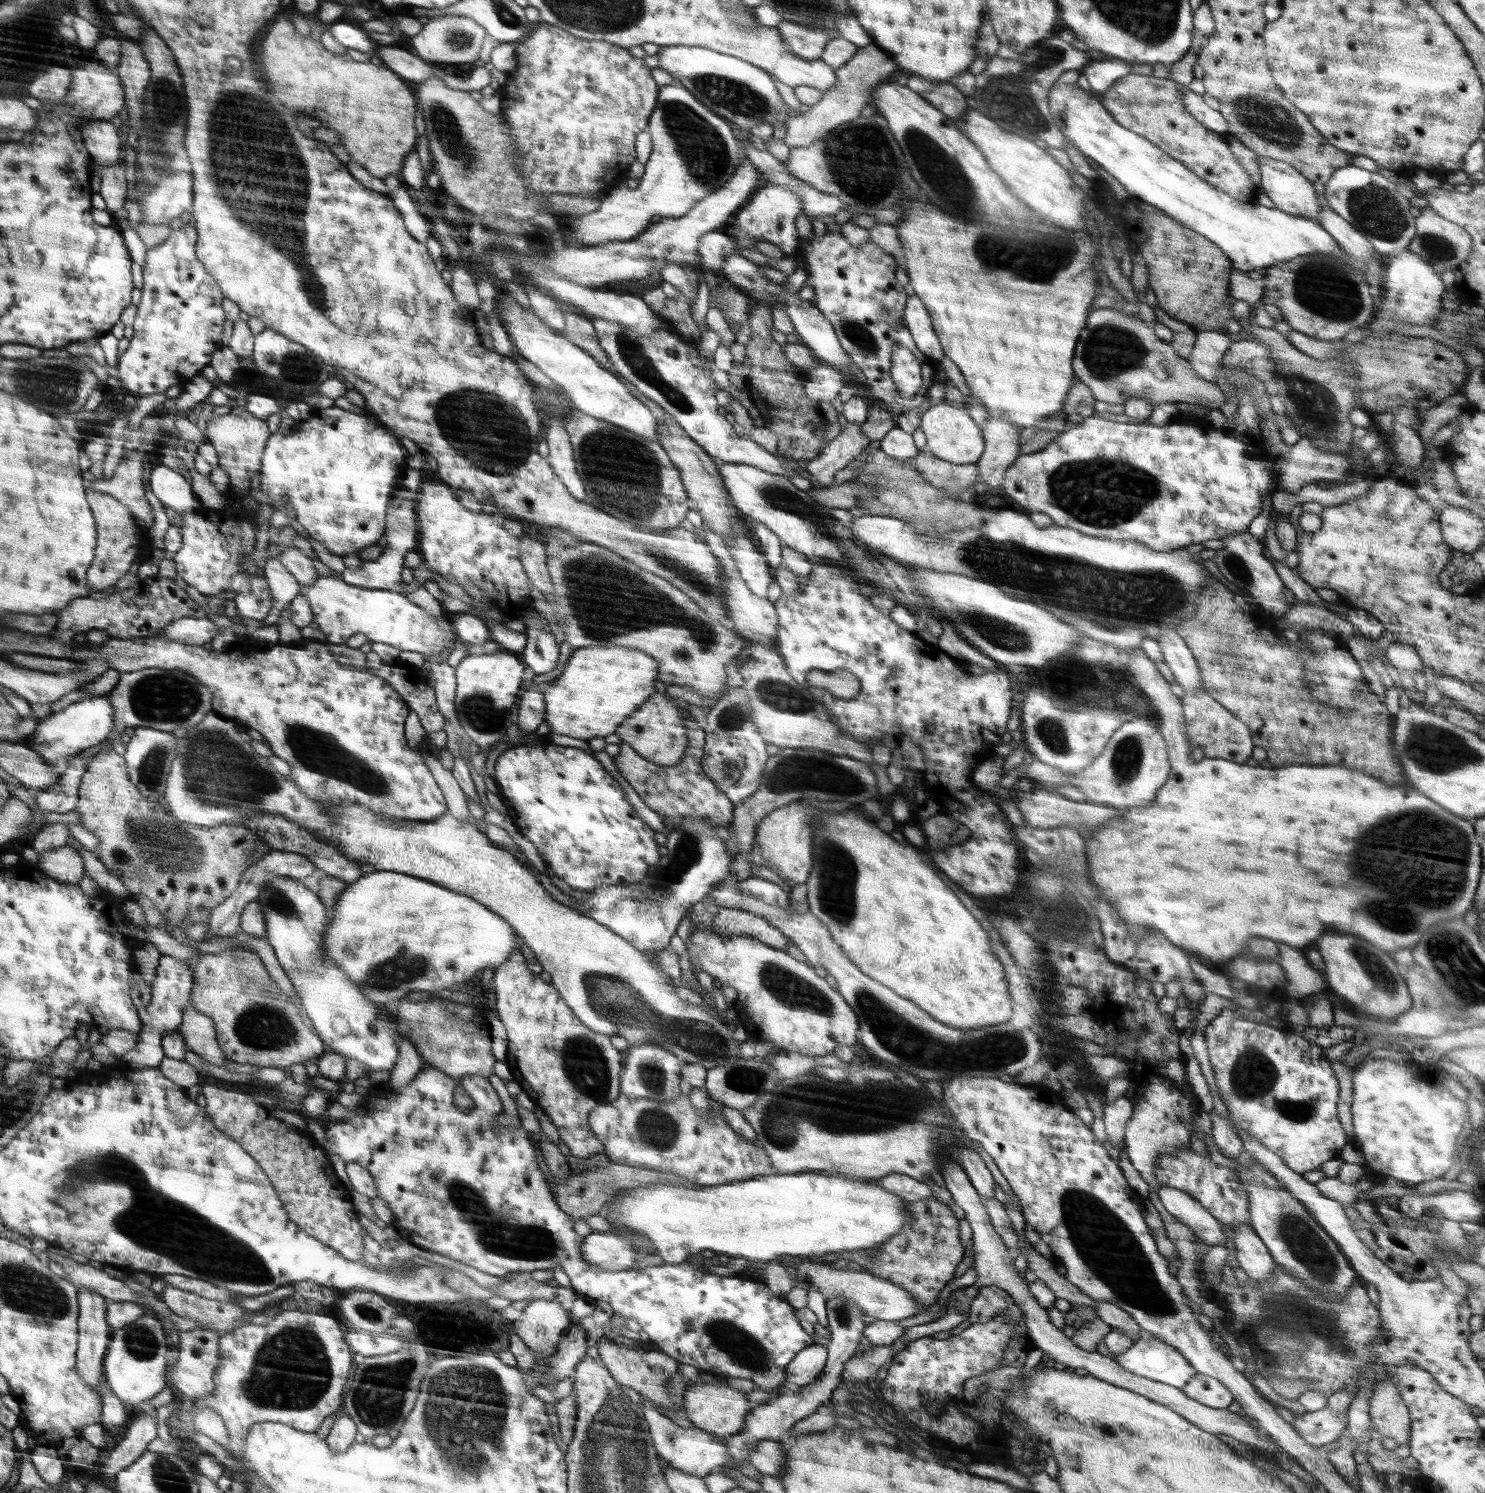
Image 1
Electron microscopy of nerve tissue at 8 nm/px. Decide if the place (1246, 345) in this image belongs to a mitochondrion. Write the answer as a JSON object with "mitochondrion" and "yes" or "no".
{"mitochondrion":"no"}

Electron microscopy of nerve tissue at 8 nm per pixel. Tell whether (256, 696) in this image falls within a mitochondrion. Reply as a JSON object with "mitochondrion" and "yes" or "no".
{"mitochondrion":"no"}

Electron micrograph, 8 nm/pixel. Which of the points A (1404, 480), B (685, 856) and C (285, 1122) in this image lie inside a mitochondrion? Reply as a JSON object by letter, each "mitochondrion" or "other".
{"A":"other","B":"mitochondrion","C":"other"}

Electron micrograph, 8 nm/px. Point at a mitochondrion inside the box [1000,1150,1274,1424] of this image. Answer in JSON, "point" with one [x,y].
{"point":[1112,1249]}

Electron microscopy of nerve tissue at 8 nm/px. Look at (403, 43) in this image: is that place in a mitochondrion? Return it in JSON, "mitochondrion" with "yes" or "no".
{"mitochondrion":"no"}

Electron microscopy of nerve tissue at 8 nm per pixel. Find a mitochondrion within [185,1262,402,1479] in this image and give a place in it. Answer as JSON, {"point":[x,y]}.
{"point":[291,1371]}

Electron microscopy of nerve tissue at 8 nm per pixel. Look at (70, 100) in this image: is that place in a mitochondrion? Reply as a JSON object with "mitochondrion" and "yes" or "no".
{"mitochondrion":"no"}

